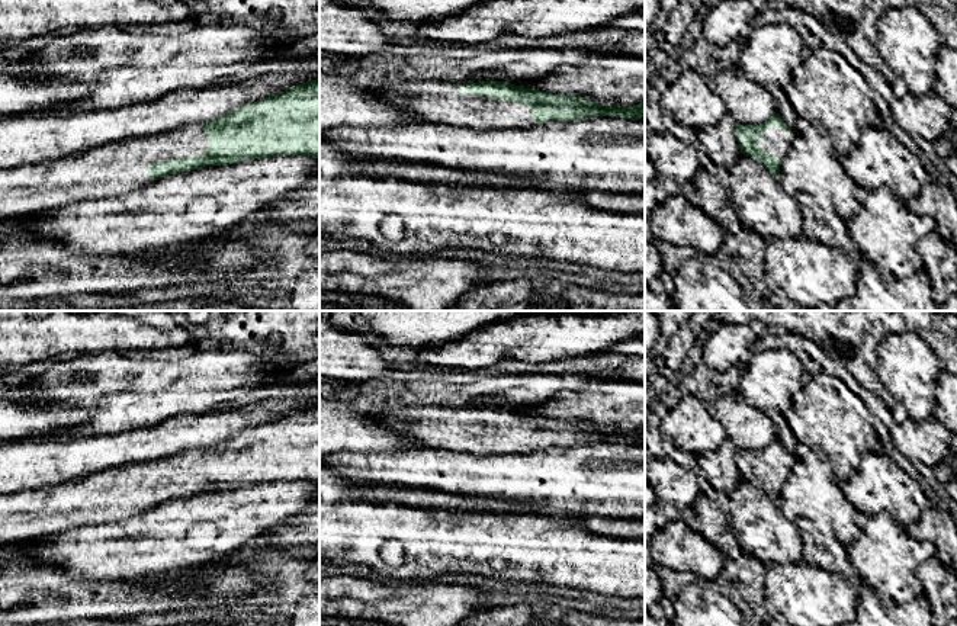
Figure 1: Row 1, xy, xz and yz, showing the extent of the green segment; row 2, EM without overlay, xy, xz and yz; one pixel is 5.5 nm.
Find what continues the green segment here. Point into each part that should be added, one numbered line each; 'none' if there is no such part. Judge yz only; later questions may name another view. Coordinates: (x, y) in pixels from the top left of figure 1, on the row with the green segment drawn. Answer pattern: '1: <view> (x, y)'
1: yz (776, 141)

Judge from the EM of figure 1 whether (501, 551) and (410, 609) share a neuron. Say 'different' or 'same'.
different

